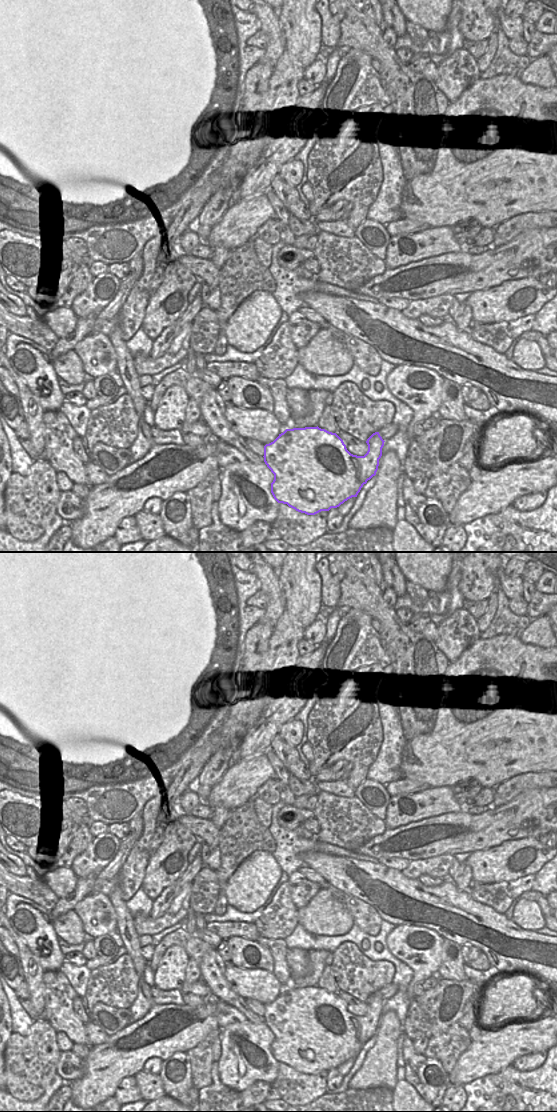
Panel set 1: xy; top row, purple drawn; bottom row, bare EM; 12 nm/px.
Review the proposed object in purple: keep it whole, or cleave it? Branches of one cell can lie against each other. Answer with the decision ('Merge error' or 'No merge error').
No merge error

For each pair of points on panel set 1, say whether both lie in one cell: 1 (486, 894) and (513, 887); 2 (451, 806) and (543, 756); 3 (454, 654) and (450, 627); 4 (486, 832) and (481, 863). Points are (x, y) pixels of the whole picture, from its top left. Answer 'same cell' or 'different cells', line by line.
1: same cell
2: different cells
3: same cell
4: different cells

